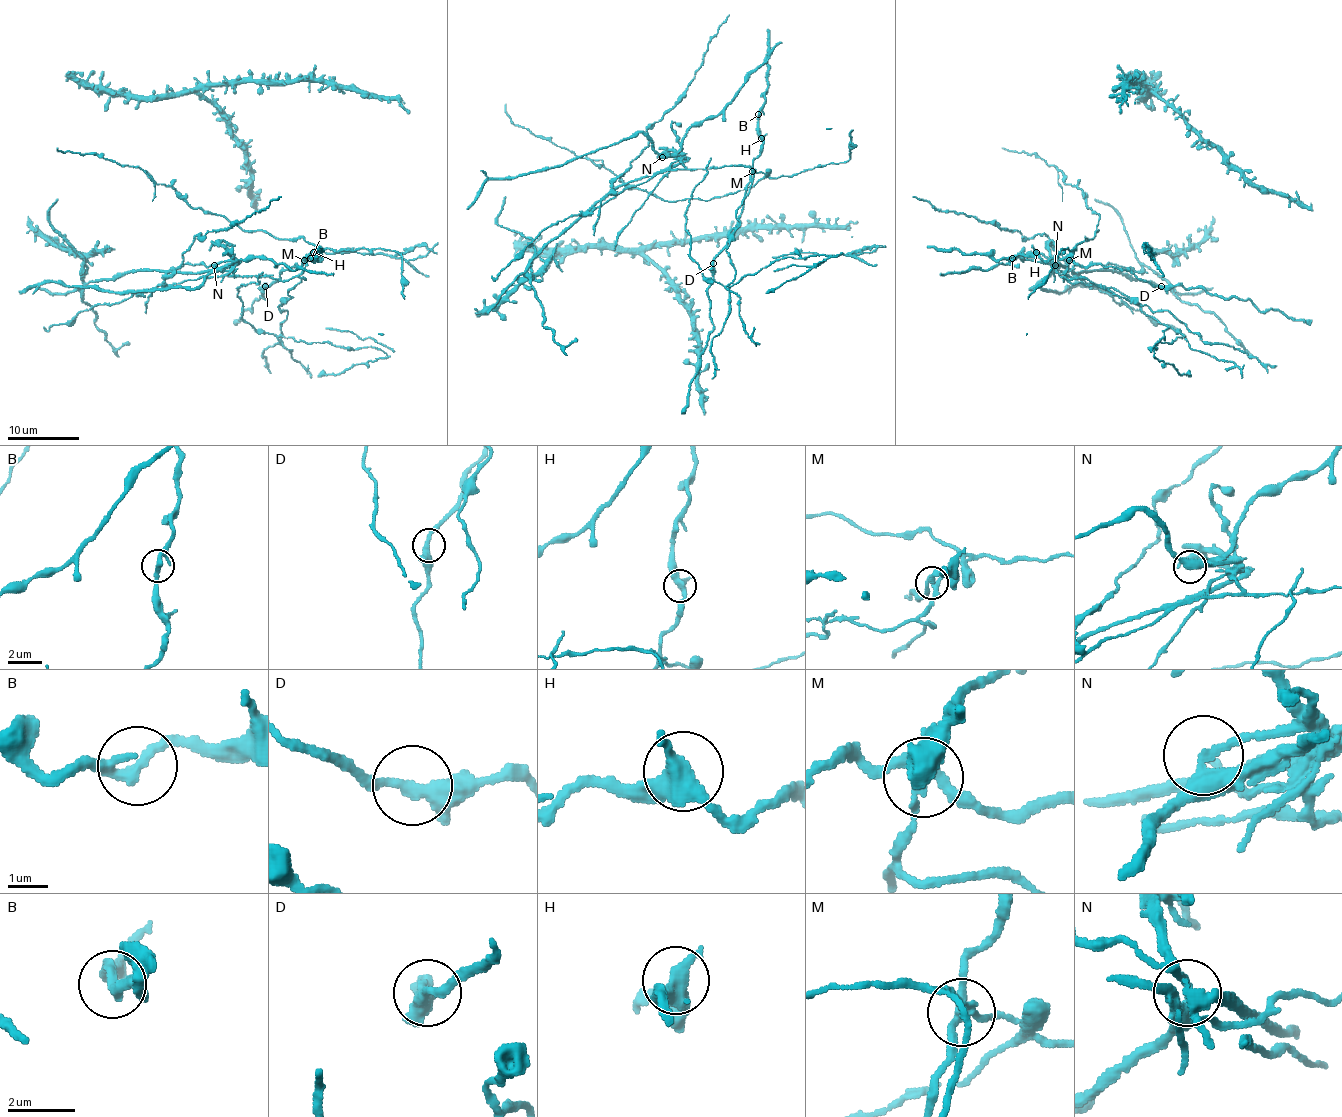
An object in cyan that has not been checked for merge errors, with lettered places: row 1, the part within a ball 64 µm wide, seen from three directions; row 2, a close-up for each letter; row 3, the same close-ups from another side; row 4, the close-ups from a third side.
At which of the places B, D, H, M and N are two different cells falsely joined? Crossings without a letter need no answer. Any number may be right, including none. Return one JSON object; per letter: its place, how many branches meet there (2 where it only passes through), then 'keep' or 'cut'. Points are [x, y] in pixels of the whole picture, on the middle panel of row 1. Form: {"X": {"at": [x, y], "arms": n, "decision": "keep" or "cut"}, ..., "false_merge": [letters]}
{"B": {"at": [758, 114], "arms": 3, "decision": "keep"}, "D": {"at": [713, 263], "arms": 3, "decision": "keep"}, "H": {"at": [761, 138], "arms": 3, "decision": "keep"}, "M": {"at": [752, 171], "arms": 4, "decision": "cut"}, "N": {"at": [662, 157], "arms": 3, "decision": "cut"}, "false_merge": ["M", "N"]}

